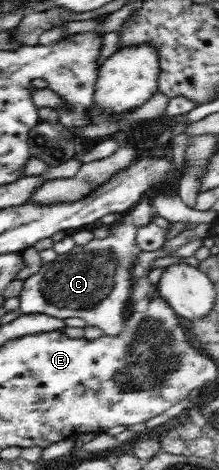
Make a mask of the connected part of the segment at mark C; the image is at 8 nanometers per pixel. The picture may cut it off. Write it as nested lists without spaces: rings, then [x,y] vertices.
[[[130,222],[119,224],[113,229],[113,235],[106,239],[95,239],[85,247],[77,247],[67,255],[58,255],[57,260],[44,263],[38,273],[25,279],[23,290],[20,292],[20,311],[22,314],[45,313],[50,317],[79,318],[85,320],[86,325],[100,327],[107,336],[118,336],[124,326],[123,309],[127,308],[131,291],[136,281],[136,267],[133,257],[140,253],[135,237],[137,227]]]

